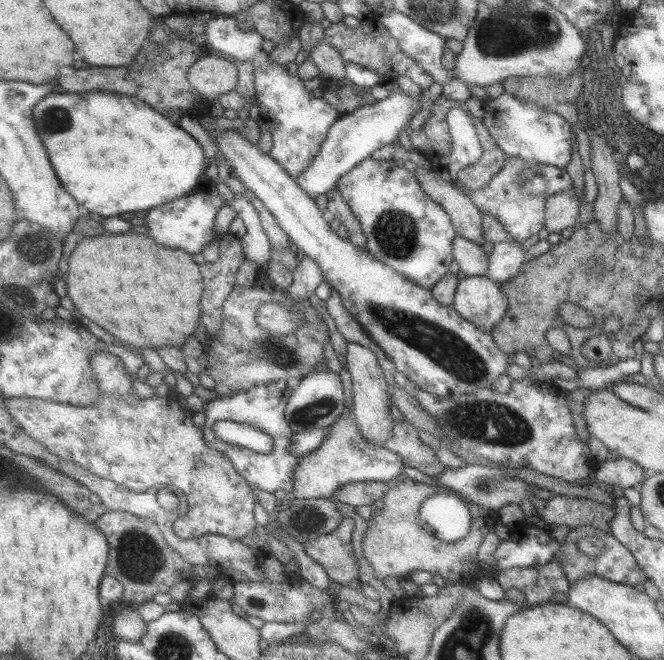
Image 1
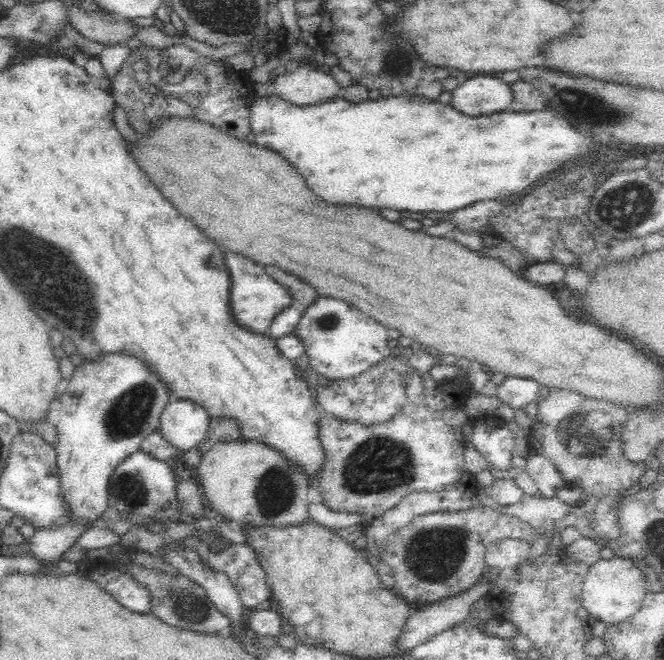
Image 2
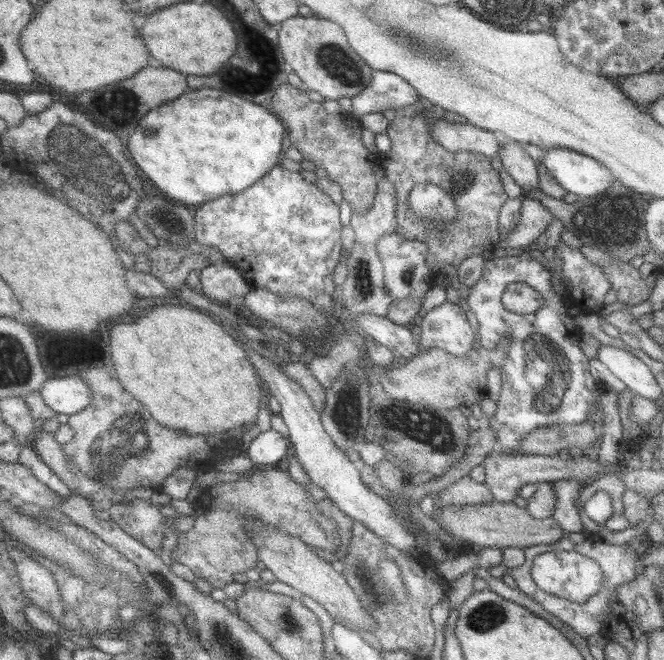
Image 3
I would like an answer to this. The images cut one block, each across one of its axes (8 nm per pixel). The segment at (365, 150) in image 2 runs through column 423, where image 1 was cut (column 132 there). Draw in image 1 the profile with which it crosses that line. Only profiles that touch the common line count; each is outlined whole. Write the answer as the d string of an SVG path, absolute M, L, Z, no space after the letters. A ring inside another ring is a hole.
M101 90L83 94L53 92L41 100L33 112L39 136L49 150L51 164L55 164L59 180L89 214L99 214L103 218L129 218L131 212L151 212L153 208L175 202L181 196L191 194L195 188L201 188L205 164L203 146L189 132L179 128L173 118L167 118L141 98Z

